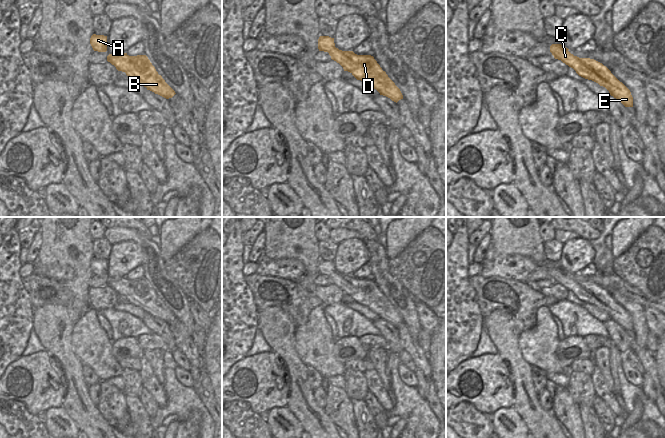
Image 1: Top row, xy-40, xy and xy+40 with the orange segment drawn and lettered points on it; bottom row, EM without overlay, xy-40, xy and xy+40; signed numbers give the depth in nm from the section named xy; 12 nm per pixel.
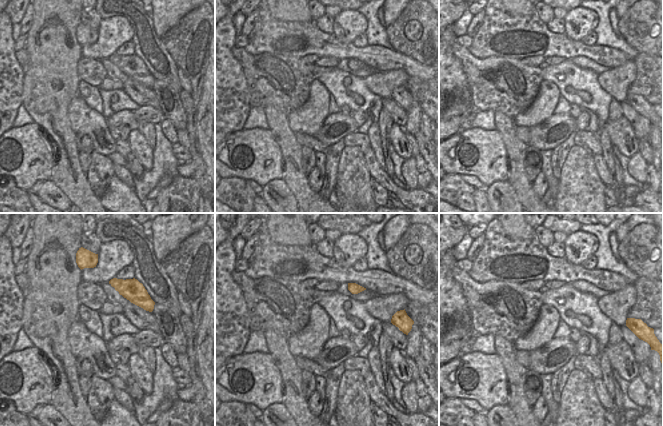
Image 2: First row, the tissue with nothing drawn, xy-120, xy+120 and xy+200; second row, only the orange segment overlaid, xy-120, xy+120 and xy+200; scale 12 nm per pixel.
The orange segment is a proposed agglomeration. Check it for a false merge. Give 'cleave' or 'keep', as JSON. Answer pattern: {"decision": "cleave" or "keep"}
{"decision": "keep"}

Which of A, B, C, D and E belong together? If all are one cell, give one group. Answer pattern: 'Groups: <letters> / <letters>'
Groups: A B C D E.

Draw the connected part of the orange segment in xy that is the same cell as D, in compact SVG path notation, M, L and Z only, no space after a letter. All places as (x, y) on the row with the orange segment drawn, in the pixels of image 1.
M320 36L319 51L328 52L331 59L339 63L344 71L350 72L357 80L366 82L376 89L380 95L394 102L403 99L400 89L388 77L385 71L371 55L357 55L353 51L342 51L335 47L334 38Z

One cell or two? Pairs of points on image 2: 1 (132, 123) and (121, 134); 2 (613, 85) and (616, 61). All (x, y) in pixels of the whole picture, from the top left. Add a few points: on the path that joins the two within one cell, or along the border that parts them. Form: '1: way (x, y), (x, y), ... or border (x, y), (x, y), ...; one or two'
1: border (110, 126), (127, 126), (131, 130); two
2: border (627, 60), (610, 69); two

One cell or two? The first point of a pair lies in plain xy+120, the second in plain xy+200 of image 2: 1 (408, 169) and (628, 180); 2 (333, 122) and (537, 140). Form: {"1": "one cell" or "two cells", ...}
{"1": "two cells", "2": "one cell"}

